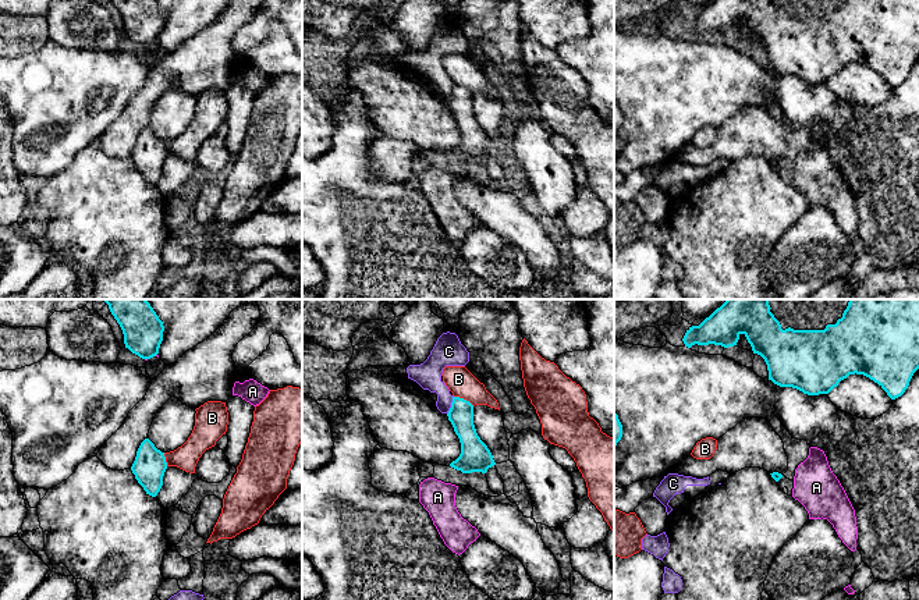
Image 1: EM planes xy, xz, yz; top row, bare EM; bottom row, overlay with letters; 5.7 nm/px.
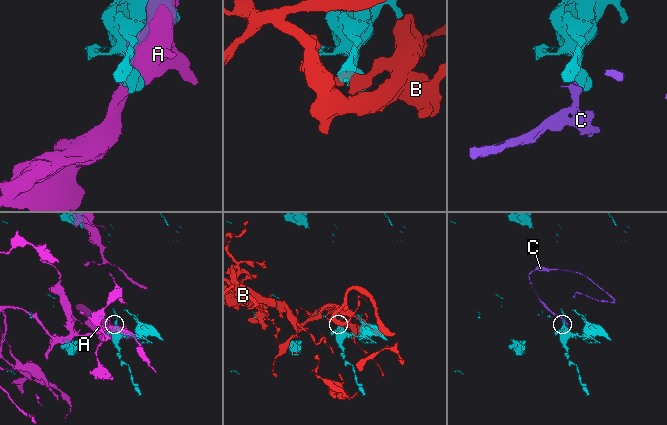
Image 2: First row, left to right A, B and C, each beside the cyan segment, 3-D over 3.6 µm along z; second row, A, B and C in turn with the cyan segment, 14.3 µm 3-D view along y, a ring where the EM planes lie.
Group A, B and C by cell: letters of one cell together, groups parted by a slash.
A / B / C

